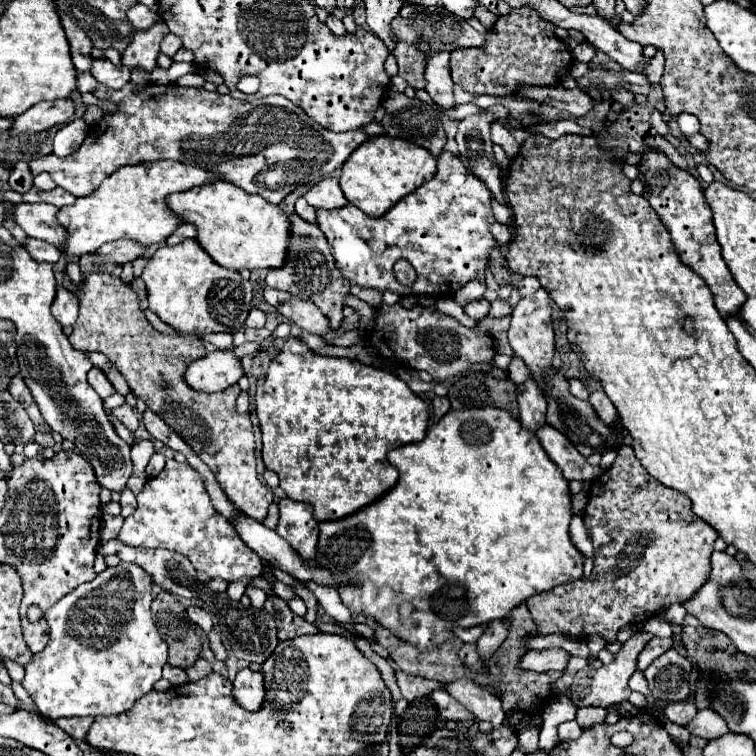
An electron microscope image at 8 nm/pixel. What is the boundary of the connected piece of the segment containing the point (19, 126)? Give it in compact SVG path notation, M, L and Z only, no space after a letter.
M55 99L55 101L45 101L33 105L29 111L17 115L13 119L13 125L9 129L11 135L33 135L47 131L55 125L65 125L71 115L75 113L75 105L69 99Z

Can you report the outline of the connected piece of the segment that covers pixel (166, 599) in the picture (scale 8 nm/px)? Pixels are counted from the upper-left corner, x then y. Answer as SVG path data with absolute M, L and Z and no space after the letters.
M159 593L151 605L159 635L169 645L169 663L181 669L191 667L201 653L201 637L185 615L183 603L171 593Z

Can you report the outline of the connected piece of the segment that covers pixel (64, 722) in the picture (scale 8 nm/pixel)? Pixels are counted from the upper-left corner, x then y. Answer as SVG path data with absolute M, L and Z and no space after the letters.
M85 717L85 719L59 719L59 721L55 721L55 723L57 723L63 731L67 731L69 735L73 735L73 739L85 743L93 719L89 719L89 717Z

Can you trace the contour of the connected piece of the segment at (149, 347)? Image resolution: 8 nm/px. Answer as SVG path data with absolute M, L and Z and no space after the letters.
M93 271L85 277L81 291L77 291L71 284L70 279L65 273L64 287L75 293L79 297L79 319L73 325L73 333L69 335L71 345L77 351L89 353L89 351L99 351L105 353L109 357L109 361L121 371L121 375L125 377L131 393L135 393L139 399L143 399L147 403L147 407L151 411L155 411L179 437L183 437L185 443L189 443L193 447L193 451L197 451L197 455L211 467L211 471L217 475L219 485L223 487L225 495L237 505L237 509L241 509L243 513L247 513L249 517L263 521L267 515L267 507L273 501L273 493L267 485L263 485L257 477L255 471L255 441L253 441L253 425L249 421L247 415L237 415L235 413L235 399L241 393L239 385L232 385L221 391L221 393L199 393L195 389L191 389L185 381L185 371L189 367L191 361L207 355L207 349L203 347L203 341L199 337L193 335L165 335L159 333L145 317L145 313L139 307L139 299L137 295L129 289L127 283L123 283L119 277L111 275L111 273L103 273L103 271Z

